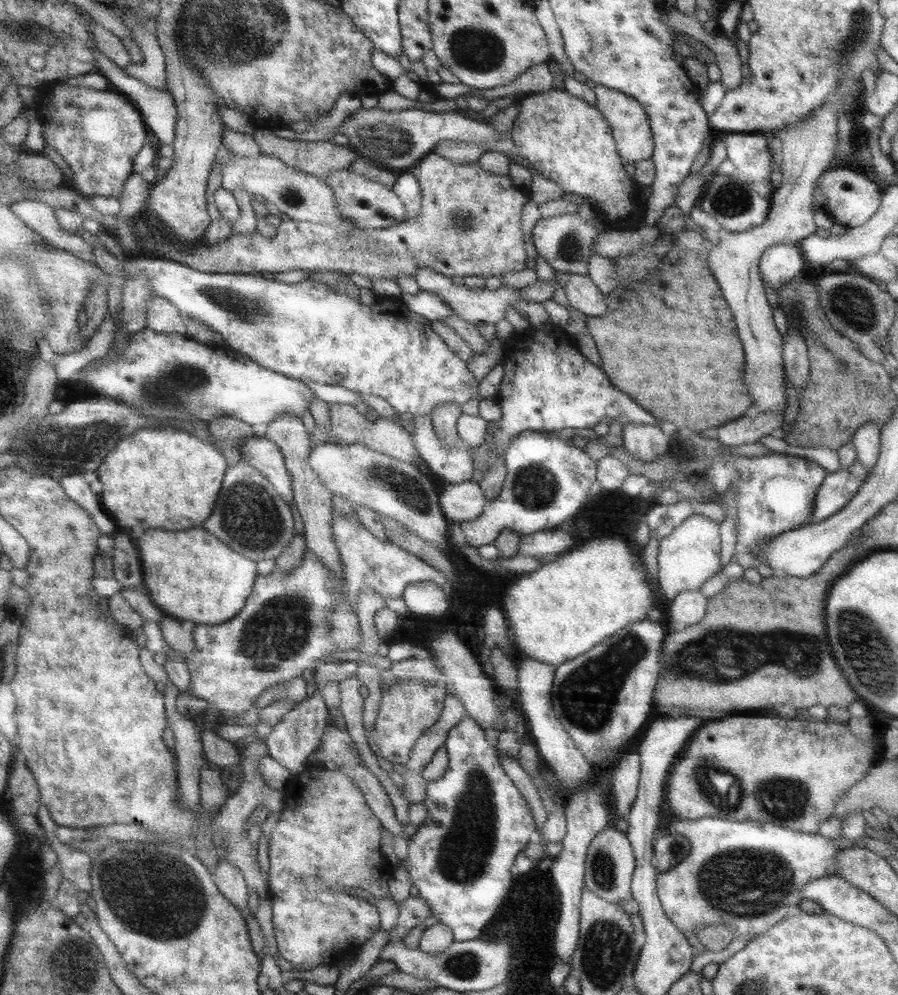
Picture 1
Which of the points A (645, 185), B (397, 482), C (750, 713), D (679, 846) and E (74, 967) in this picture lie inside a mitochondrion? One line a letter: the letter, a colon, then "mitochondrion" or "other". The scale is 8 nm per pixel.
A: other
B: mitochondrion
C: other
D: mitochondrion
E: mitochondrion

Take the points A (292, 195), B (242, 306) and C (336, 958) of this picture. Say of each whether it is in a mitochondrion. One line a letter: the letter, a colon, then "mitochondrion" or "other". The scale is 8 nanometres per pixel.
A: mitochondrion
B: mitochondrion
C: other

